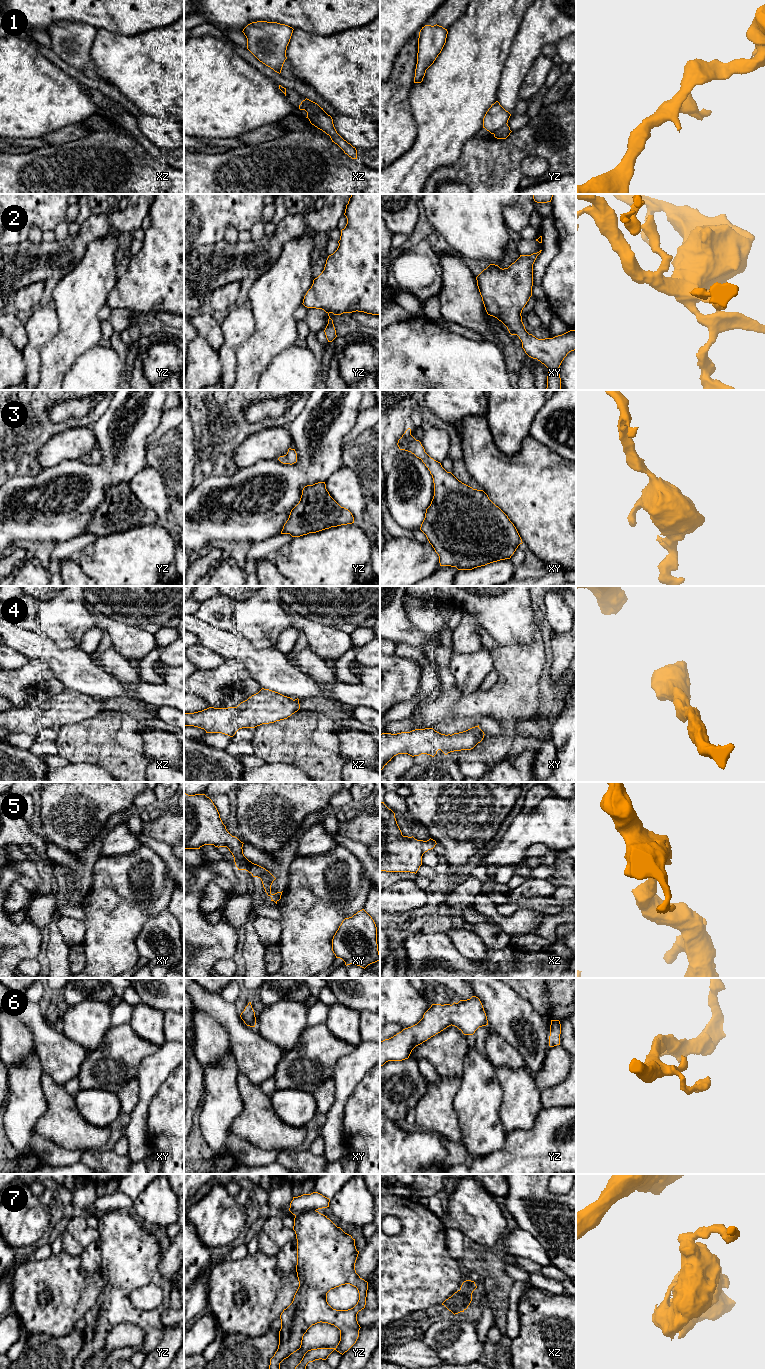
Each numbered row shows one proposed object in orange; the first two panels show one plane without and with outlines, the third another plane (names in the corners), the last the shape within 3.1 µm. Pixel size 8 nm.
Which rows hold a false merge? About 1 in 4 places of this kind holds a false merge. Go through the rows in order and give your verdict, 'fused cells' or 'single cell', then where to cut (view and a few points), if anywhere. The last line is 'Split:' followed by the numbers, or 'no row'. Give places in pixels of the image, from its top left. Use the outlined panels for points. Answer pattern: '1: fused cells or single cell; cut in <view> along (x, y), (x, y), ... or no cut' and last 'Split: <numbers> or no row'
1: fused cells; cut in xz along (325, 112), (308, 118)
2: single cell; no cut
3: single cell; no cut
4: single cell; no cut
5: single cell; no cut
6: single cell; no cut
7: fused cells; cut in yz along (315, 1209), (302, 1211), (295, 1215)
Split: 1, 7

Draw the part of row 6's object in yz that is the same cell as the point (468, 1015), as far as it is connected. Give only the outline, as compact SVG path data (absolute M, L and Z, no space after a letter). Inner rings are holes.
M472 996L452 1005L432 1004L417 1024L380 1042L380 1067L388 1061L408 1059L416 1046L451 1025L464 1035L473 1035L479 1027L488 1025L480 999Z

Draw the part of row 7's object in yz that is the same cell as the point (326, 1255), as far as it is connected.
M309 1210L295 1215L293 1230L297 1239L296 1272L299 1287L292 1303L280 1315L281 1329L279 1345L274 1356L270 1359L269 1369L280 1369L280 1363L301 1348L304 1334L317 1323L328 1323L340 1330L340 1341L335 1348L317 1348L308 1350L295 1369L306 1369L309 1362L326 1360L336 1350L340 1354L347 1352L359 1337L360 1325L357 1314L365 1308L368 1282L362 1279L355 1270L359 1251L355 1239L337 1227L327 1216L316 1210ZM350 1284L357 1288L359 1300L348 1310L333 1309L327 1302L327 1293L341 1285Z

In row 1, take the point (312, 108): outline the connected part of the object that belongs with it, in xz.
M307 98L301 102L301 104L299 105L299 109L305 110L307 112L306 118L308 118L308 119L312 116L326 113L323 110L323 108L321 108L317 103L315 103Z

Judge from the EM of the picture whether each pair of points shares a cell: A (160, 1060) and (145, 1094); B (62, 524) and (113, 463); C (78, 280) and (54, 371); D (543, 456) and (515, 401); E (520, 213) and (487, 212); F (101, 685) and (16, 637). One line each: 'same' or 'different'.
A: same
B: same
C: same
D: different
E: different
F: same

